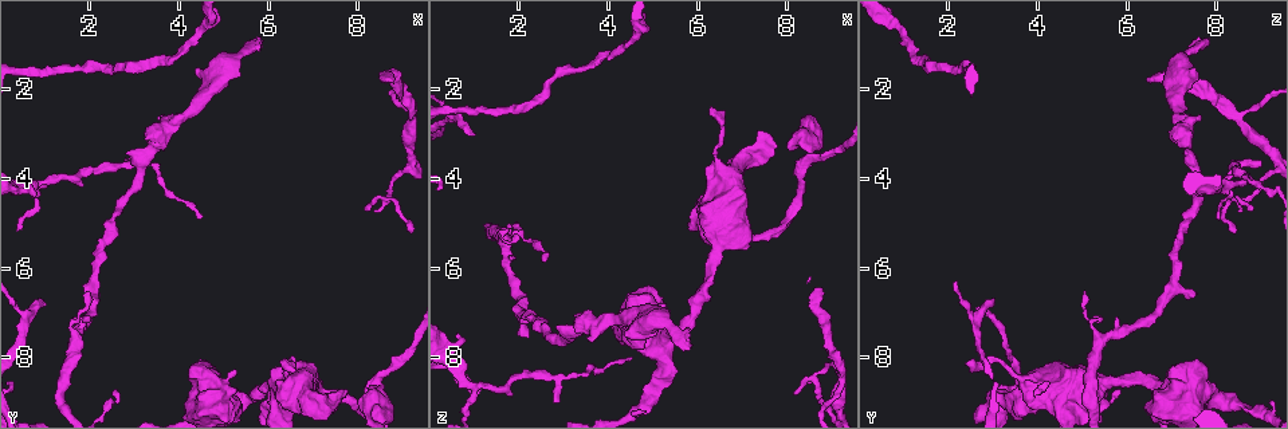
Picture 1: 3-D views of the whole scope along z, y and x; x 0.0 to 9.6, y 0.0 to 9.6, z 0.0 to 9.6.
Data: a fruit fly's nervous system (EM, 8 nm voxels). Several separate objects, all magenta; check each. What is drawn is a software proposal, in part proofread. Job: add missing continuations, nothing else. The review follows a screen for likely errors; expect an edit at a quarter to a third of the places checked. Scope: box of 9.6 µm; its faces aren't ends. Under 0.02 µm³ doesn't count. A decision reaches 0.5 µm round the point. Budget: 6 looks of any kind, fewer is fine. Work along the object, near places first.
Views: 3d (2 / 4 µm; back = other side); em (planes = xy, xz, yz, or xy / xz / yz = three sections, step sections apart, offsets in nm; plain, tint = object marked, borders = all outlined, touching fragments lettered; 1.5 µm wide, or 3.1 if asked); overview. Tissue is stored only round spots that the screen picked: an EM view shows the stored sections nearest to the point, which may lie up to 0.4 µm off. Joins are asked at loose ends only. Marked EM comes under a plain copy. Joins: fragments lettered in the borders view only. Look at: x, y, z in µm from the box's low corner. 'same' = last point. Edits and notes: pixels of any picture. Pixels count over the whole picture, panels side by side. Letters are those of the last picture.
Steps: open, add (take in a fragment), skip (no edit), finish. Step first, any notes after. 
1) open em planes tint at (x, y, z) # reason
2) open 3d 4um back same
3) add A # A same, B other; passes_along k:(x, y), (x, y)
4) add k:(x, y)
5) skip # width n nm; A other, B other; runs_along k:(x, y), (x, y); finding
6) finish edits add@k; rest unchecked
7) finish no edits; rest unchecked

open 3d 2um at (5.85, 0.90, 7.80) # free end

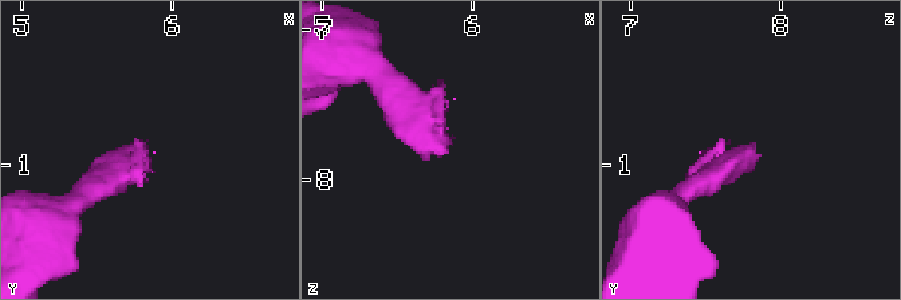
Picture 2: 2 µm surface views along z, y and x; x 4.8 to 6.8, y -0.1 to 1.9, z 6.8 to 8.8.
open em planes tint at (5.84, 0.90, 7.80) # shape alone is not enough

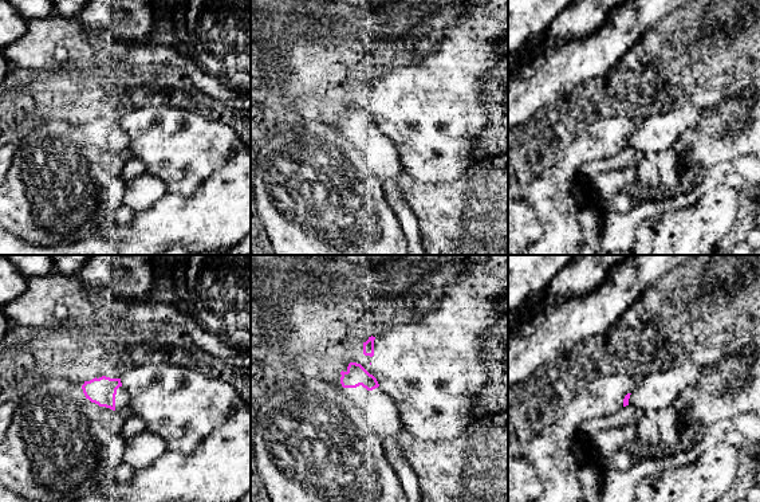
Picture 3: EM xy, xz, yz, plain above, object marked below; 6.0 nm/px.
open em planes borders same

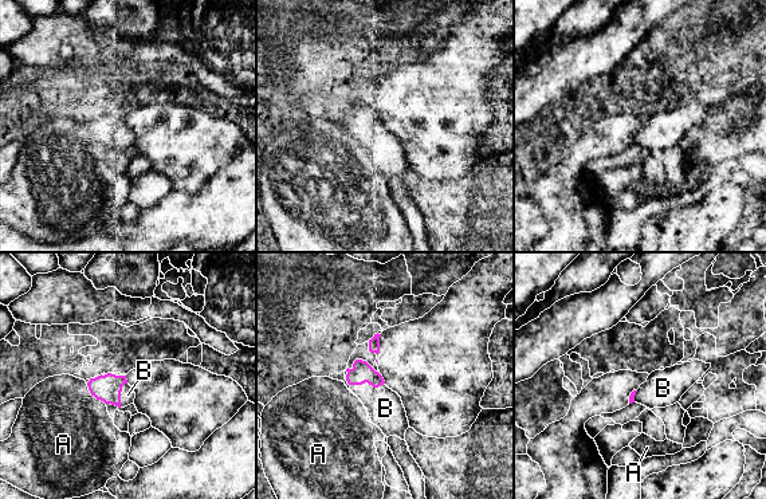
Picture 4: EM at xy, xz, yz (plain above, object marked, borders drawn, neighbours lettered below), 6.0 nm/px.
add B # A other, B same; it goes on there

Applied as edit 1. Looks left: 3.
open overview # see it whole again

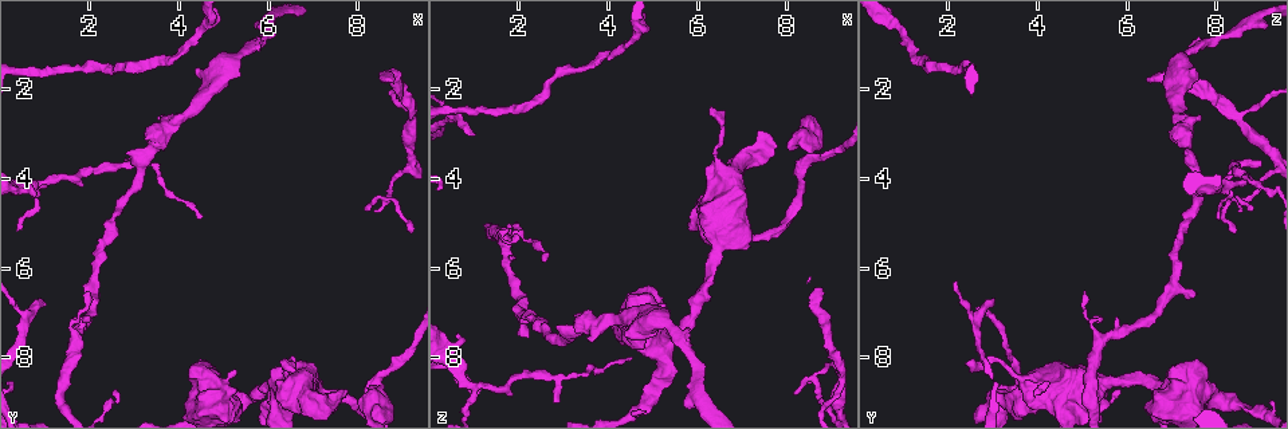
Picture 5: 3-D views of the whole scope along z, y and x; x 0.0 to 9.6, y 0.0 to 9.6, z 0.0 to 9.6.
open 3d 2um at (8.75, 1.75, 6.50) # free end

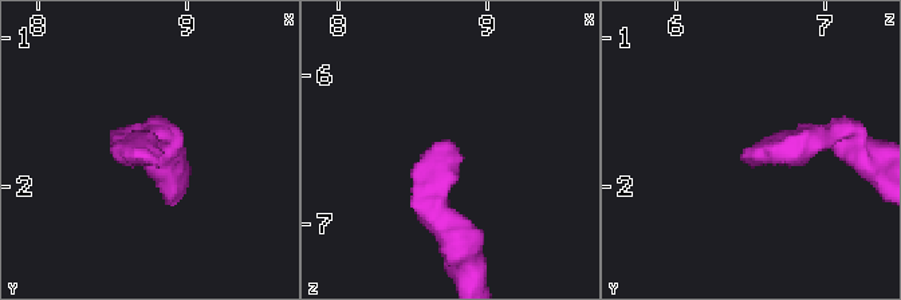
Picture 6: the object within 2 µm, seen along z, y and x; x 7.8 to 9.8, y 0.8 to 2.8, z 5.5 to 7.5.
open em planes borders at (8.74, 1.80, 6.46) # now the EM

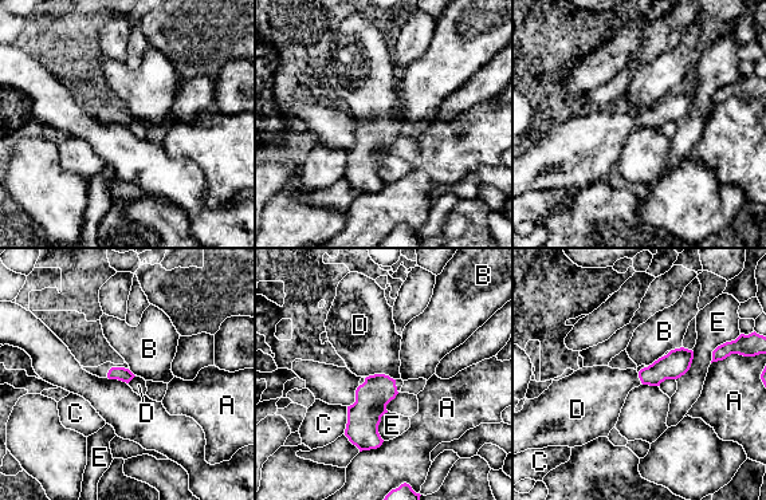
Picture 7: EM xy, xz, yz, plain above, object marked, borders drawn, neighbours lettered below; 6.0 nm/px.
add D # A other, B other, C other, D same, E other; passes_along 7:(372, 397), (381, 374), (364, 337); it goes on there

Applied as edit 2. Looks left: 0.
finish edits add@4, add@7; rest unchecked

